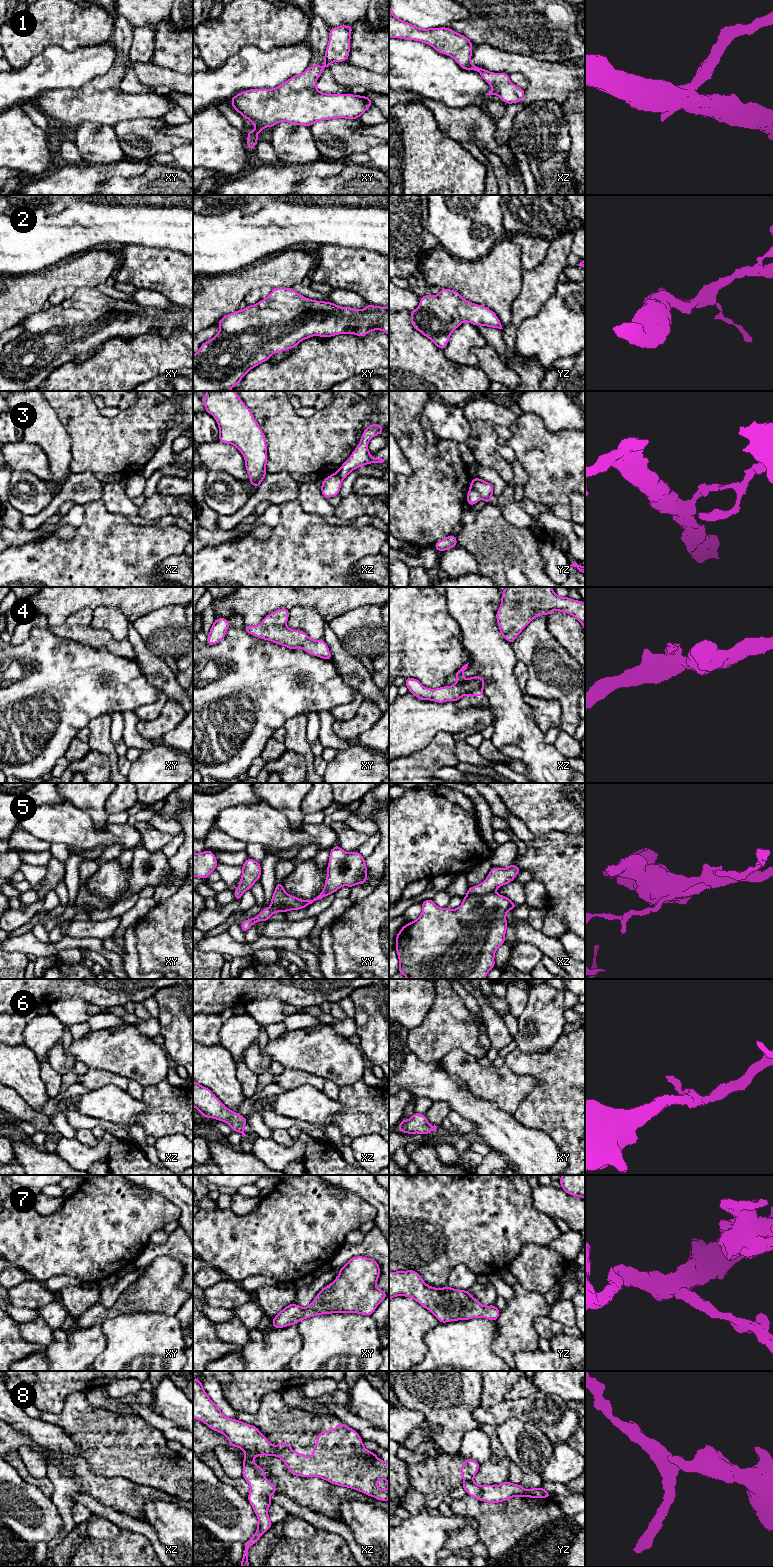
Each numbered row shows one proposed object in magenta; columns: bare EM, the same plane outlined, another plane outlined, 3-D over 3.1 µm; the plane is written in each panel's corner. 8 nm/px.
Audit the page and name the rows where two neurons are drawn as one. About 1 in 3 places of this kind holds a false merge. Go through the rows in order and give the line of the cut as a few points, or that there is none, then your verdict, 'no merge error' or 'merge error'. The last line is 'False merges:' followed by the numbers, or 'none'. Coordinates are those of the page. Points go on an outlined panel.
1: no cut | no merge error
2: no cut | no merge error
3: yz (470, 486), (478, 492), (481, 498) | merge error
4: xy (261, 623), (285, 625) | merge error
5: xz (494, 891), (488, 894), (470, 894), (466, 896) | merge error
6: no cut | no merge error
7: no cut | no merge error
8: xz (276, 1446), (275, 1455) | merge error
False merges: 3, 4, 5, 8

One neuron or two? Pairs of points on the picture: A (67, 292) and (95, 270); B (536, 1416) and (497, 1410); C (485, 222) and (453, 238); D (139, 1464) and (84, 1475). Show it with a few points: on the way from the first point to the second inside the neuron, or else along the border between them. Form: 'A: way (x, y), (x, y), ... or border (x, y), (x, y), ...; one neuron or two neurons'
A: border (76, 288), (62, 287), (56, 289), (51, 294); two neurons
B: way (526, 1408), (519, 1404), (507, 1404); one neuron
C: way (477, 222), (467, 224), (461, 230); one neuron
D: border (80, 1455), (95, 1473), (117, 1477); two neurons

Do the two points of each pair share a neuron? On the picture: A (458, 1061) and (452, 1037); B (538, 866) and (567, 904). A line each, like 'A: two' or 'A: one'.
A: two
B: one

